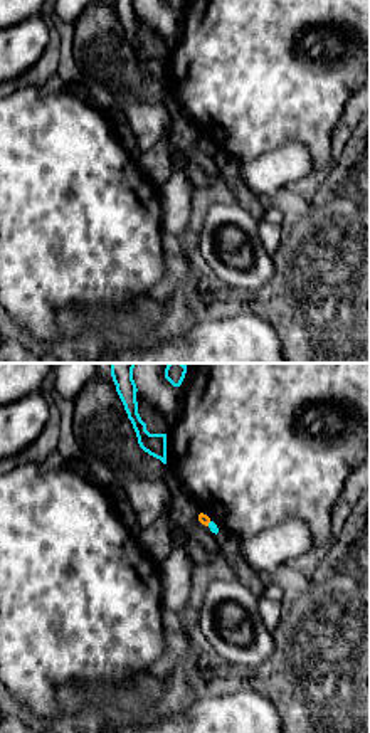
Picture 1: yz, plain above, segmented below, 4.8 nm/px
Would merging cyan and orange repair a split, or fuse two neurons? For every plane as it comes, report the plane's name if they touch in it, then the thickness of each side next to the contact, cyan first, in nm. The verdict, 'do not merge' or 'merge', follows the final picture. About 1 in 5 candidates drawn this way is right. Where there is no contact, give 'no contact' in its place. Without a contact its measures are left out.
yz | 40/50 nm

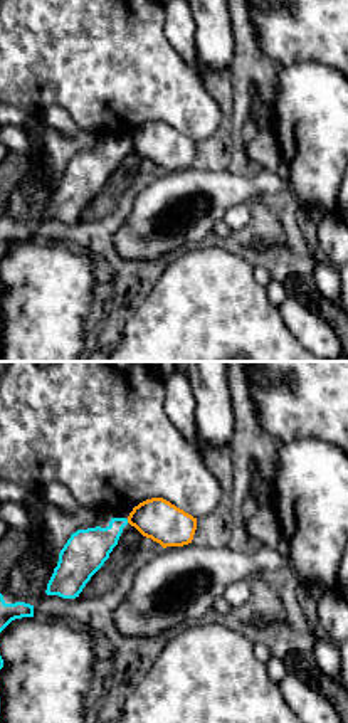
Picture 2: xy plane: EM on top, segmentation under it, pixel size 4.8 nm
no contact

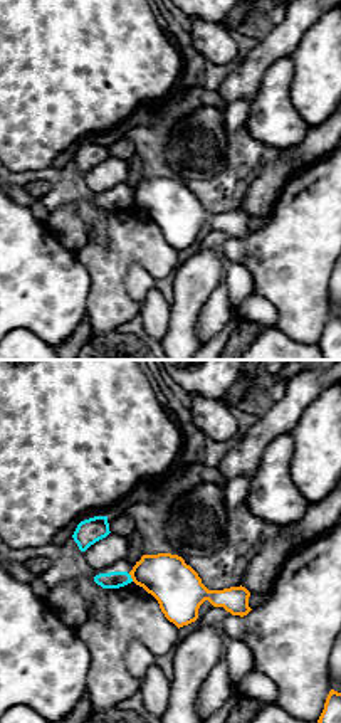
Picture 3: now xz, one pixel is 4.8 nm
xz | 80/240 nm

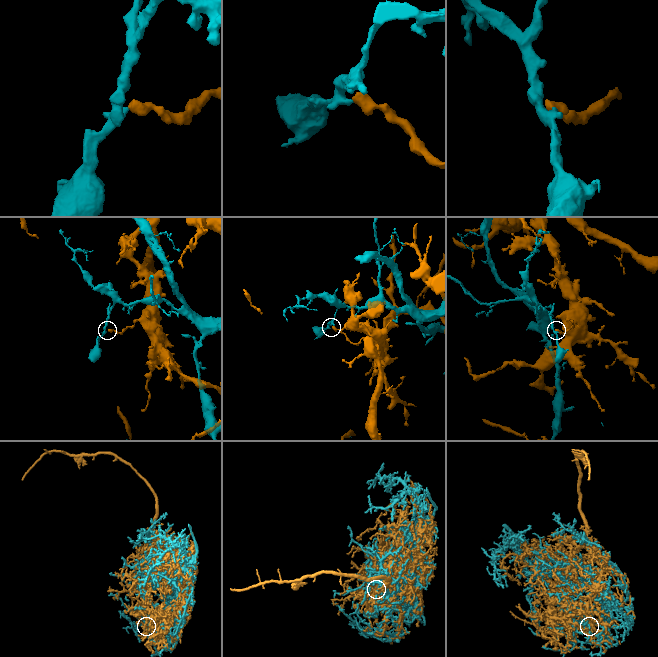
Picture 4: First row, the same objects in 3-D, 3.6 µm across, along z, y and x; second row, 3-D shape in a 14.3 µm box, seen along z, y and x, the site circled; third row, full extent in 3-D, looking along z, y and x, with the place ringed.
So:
do not merge

